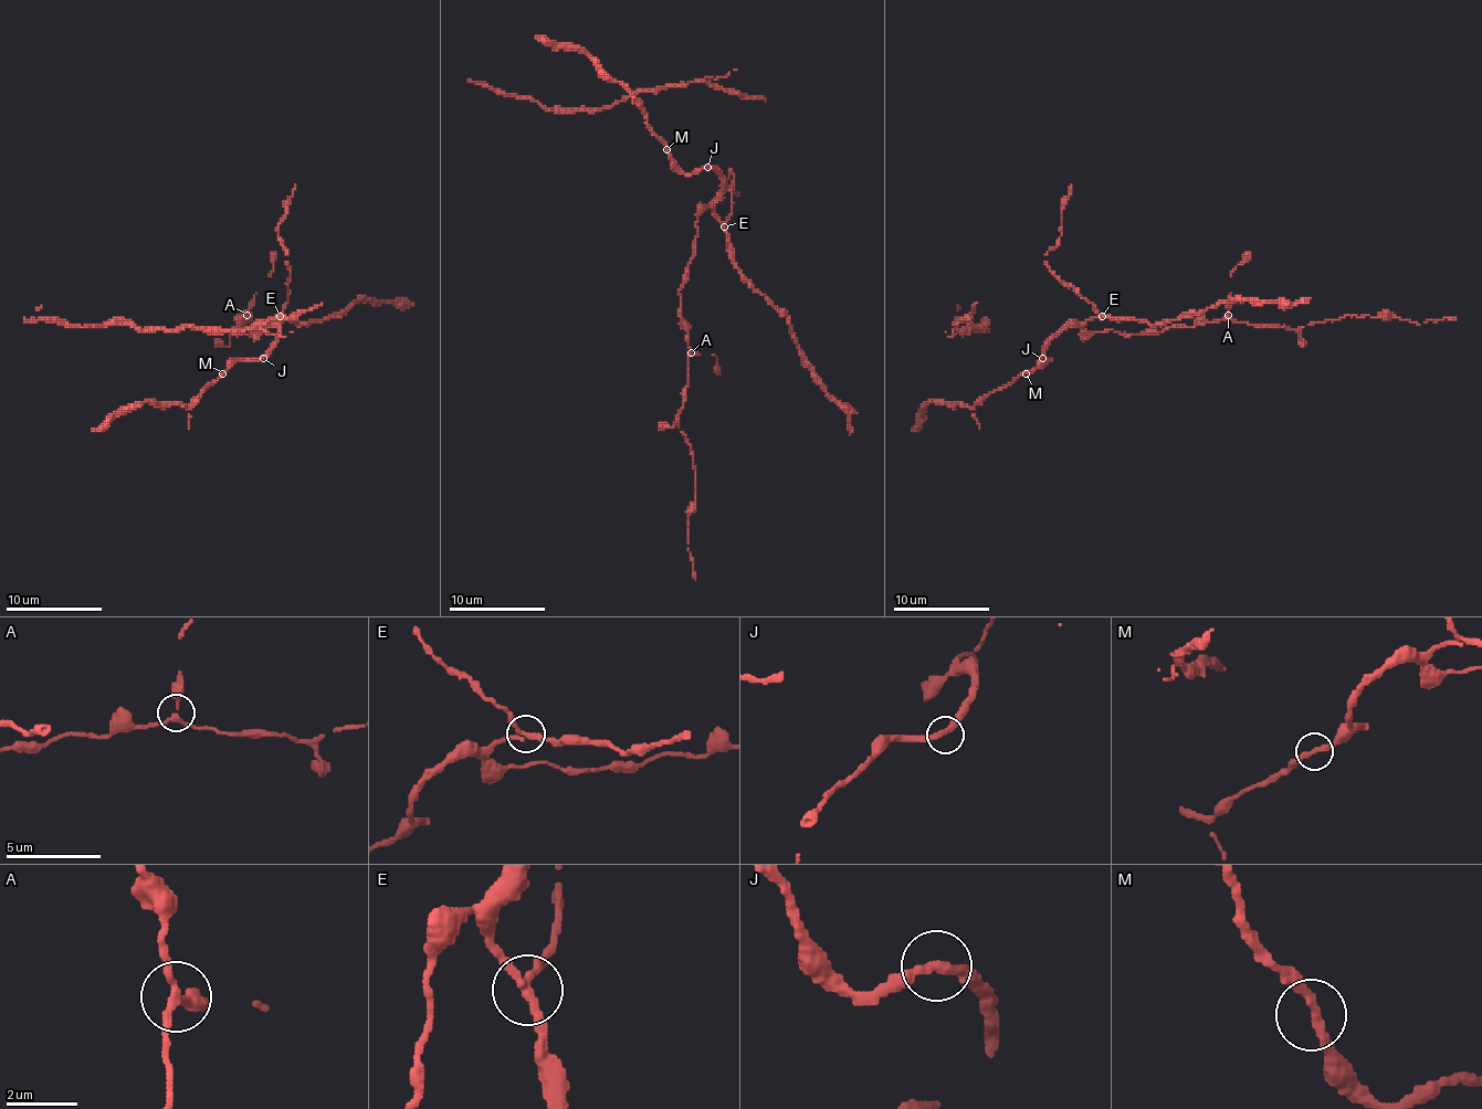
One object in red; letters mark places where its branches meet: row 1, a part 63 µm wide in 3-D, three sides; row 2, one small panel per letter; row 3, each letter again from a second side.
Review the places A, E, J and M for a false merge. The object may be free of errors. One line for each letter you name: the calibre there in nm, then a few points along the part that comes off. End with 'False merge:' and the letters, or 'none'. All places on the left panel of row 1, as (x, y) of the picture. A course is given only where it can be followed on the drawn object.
E: Thickness 260 nm. Course of the part to remove: (281, 315), (287, 303), (291, 276), (285, 247), (279, 235), (285, 201), (295, 185)
False merge: E

